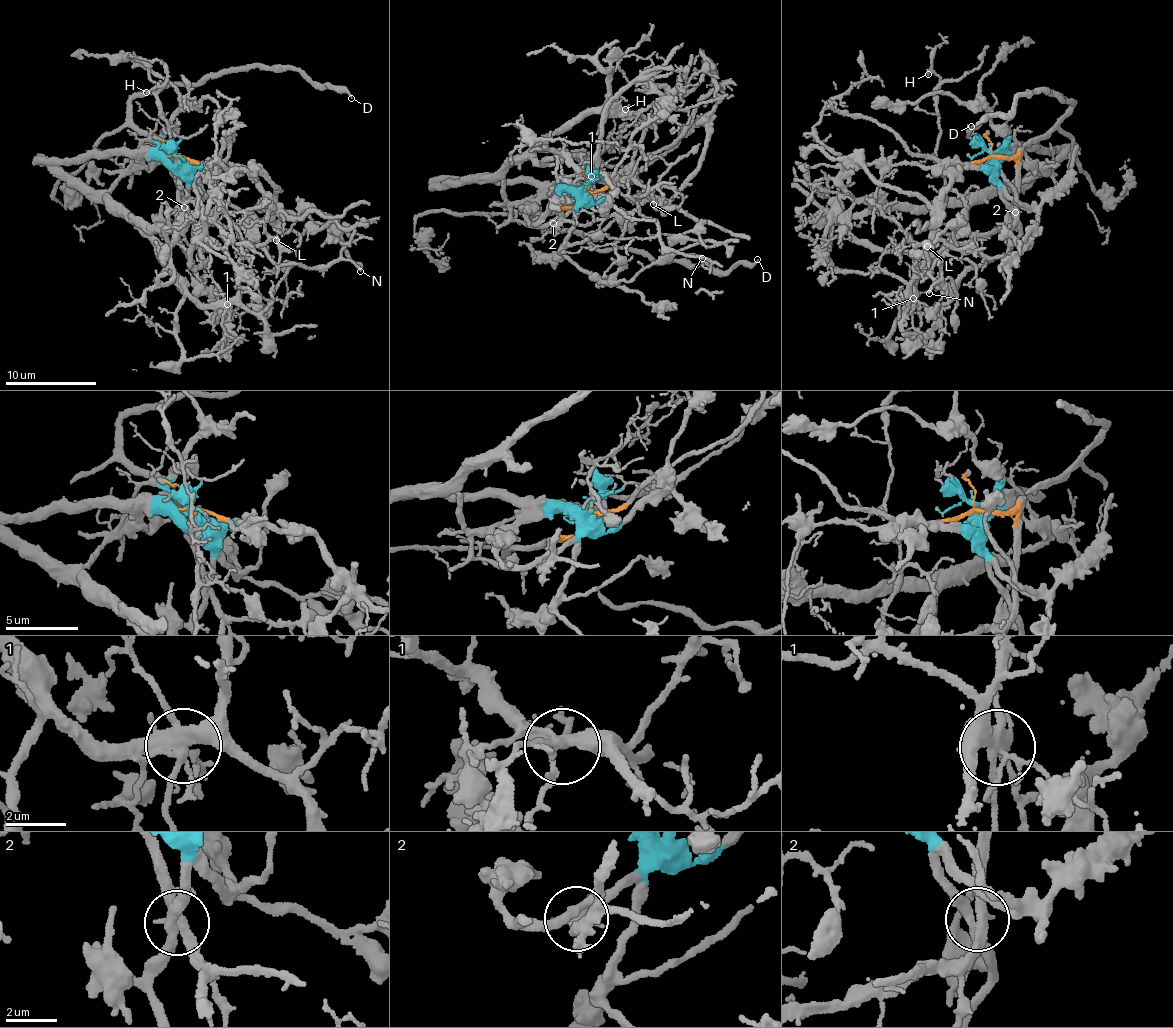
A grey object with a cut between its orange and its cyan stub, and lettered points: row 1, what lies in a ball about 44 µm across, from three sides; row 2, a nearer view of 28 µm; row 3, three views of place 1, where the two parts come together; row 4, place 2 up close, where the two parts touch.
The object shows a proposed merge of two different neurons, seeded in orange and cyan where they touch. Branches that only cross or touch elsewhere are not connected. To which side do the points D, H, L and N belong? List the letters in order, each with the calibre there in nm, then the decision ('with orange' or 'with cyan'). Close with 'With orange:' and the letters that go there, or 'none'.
D: 80 nm thick; with orange
H: 160 nm thick; with cyan
L: 130 nm thick; with cyan
N: 190 nm thick; with orange
With orange: D, N

